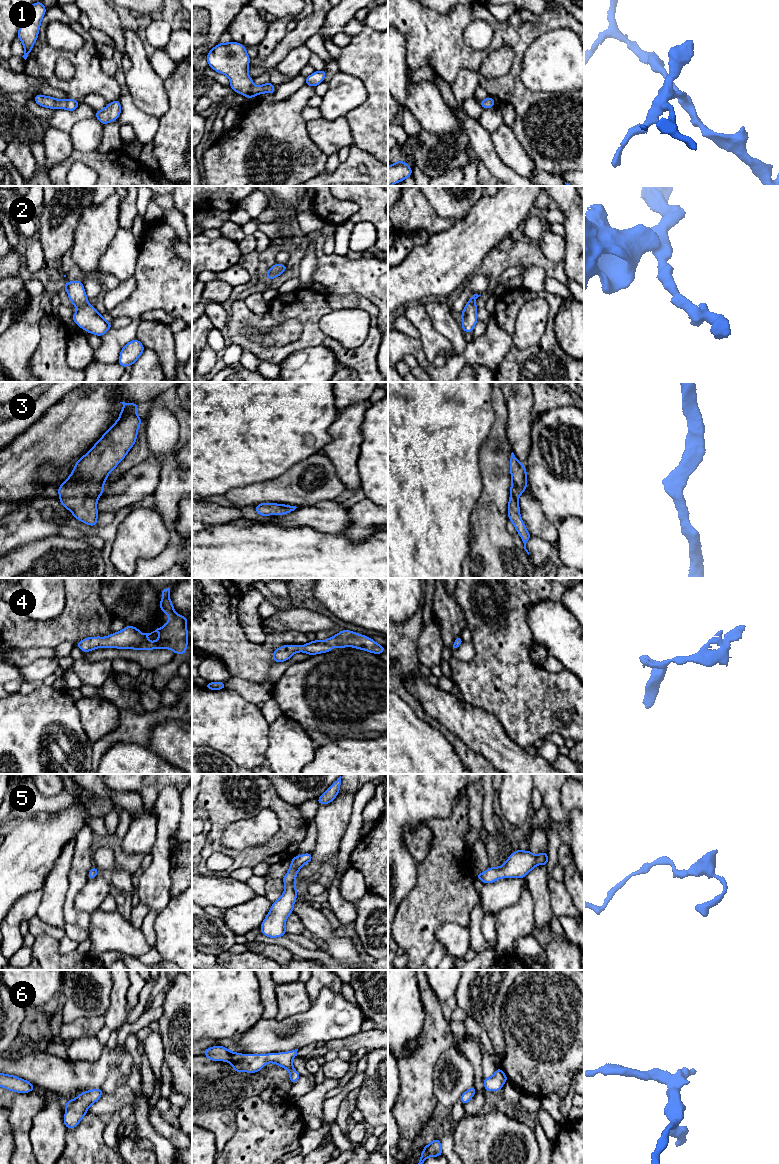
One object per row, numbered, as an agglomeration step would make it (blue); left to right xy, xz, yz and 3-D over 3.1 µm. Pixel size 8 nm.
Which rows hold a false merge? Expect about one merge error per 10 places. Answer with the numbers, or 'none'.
none

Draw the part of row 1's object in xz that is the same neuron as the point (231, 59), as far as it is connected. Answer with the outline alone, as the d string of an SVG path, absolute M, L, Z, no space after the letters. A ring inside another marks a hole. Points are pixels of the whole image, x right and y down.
M234 41L219 43L209 51L206 59L209 67L229 78L232 91L248 99L263 93L274 95L276 88L271 81L264 85L253 84L248 74L250 57L244 45Z

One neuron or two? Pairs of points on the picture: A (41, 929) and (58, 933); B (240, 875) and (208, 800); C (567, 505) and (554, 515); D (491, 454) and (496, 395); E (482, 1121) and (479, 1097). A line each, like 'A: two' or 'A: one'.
A: one
B: two
C: one
D: one
E: two

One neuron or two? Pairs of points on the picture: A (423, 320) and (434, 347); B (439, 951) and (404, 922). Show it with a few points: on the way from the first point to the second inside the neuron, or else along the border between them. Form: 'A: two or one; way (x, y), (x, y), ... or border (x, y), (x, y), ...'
A: one; way (425, 327), (431, 340)
B: two; border (436, 940), (431, 953), (426, 959)

